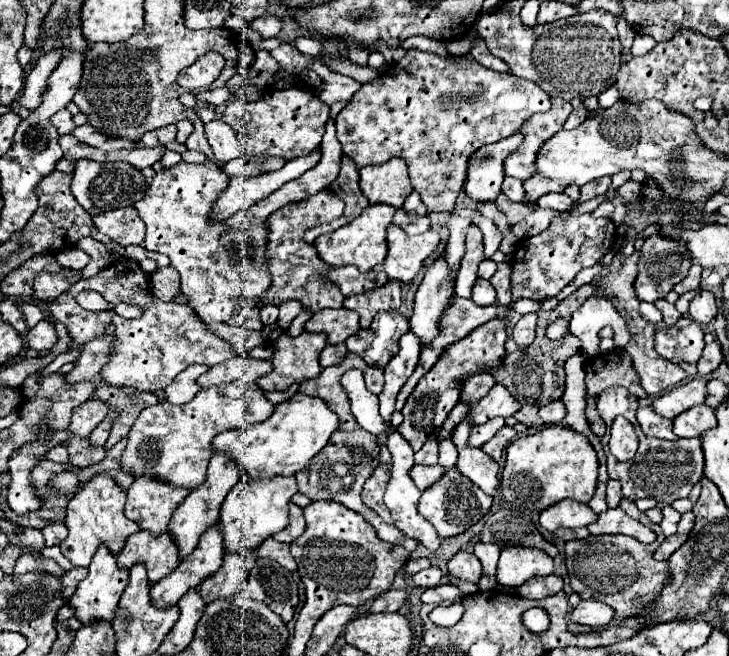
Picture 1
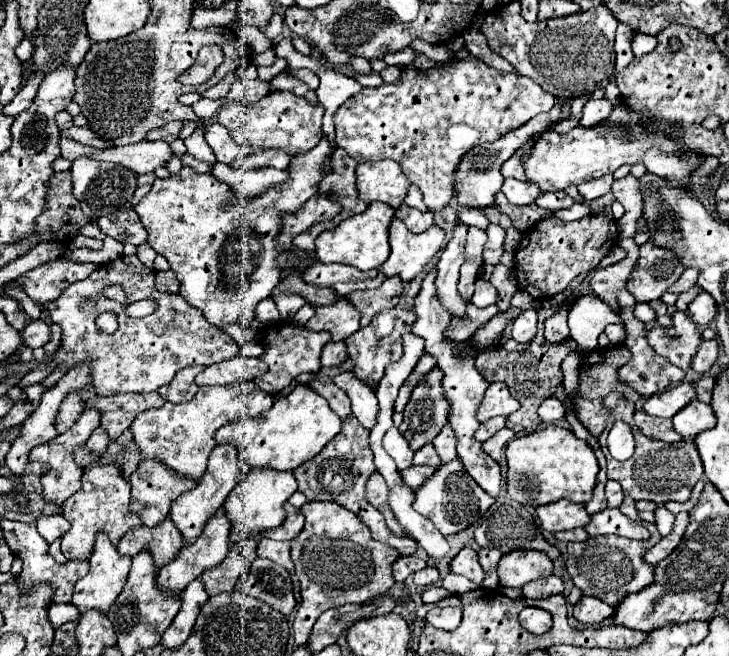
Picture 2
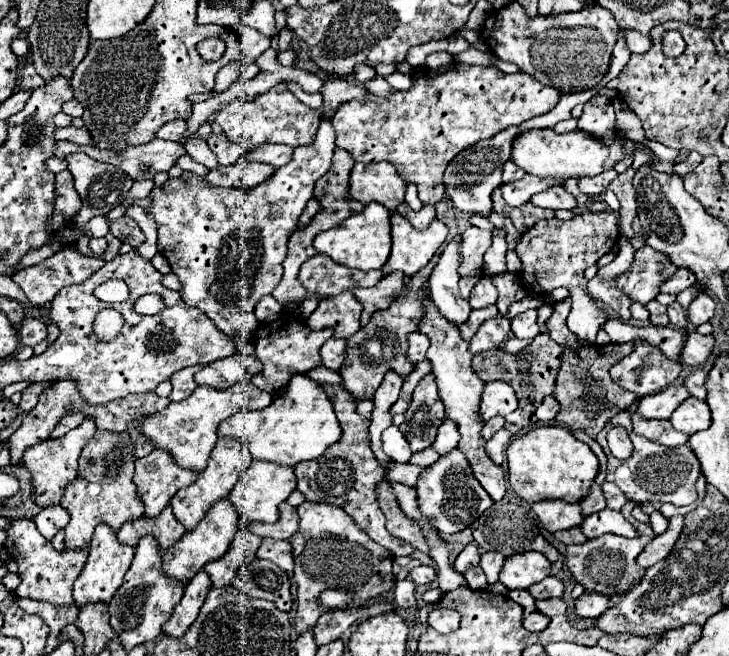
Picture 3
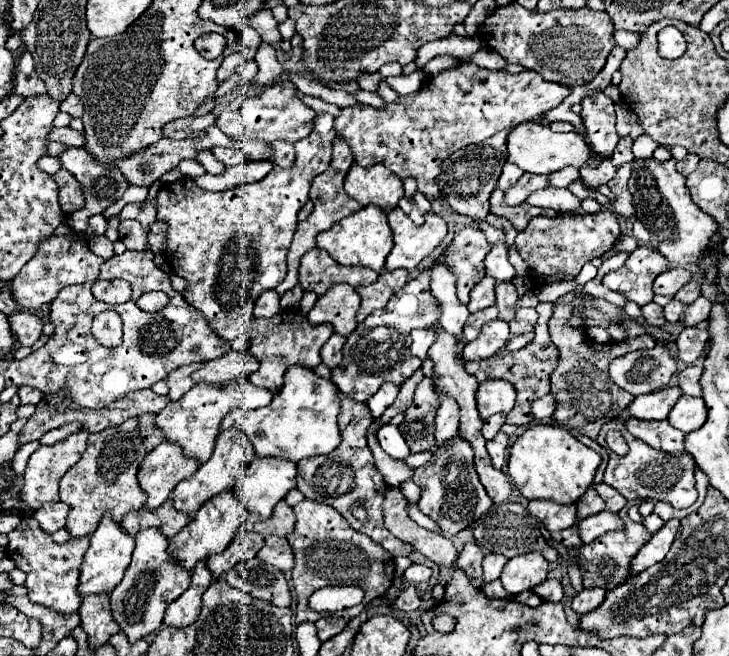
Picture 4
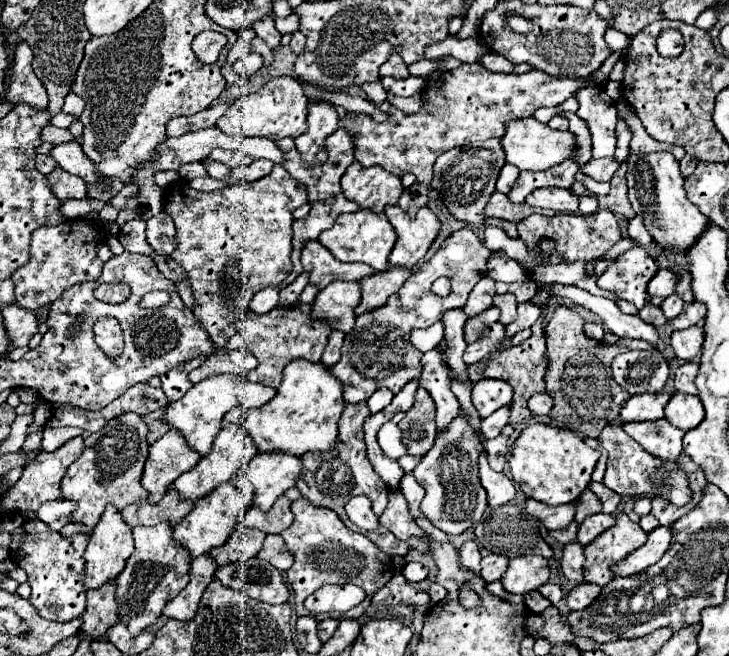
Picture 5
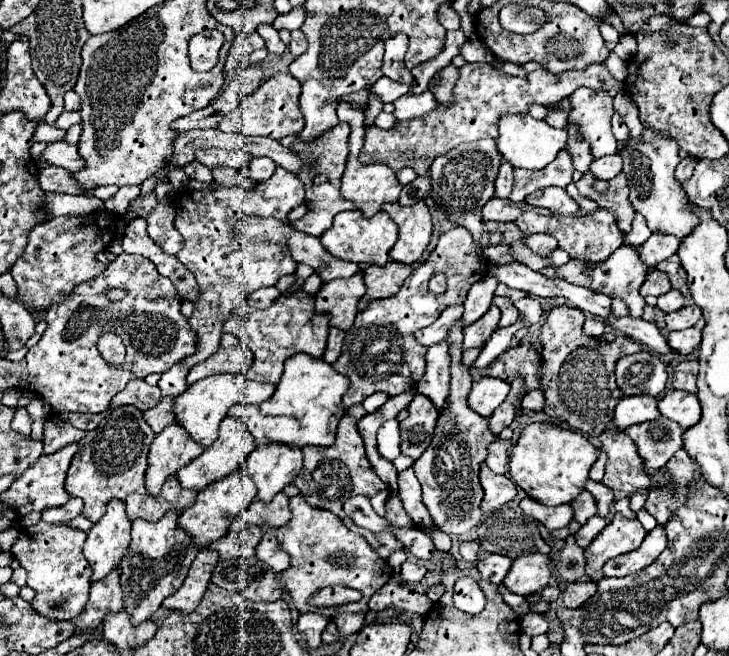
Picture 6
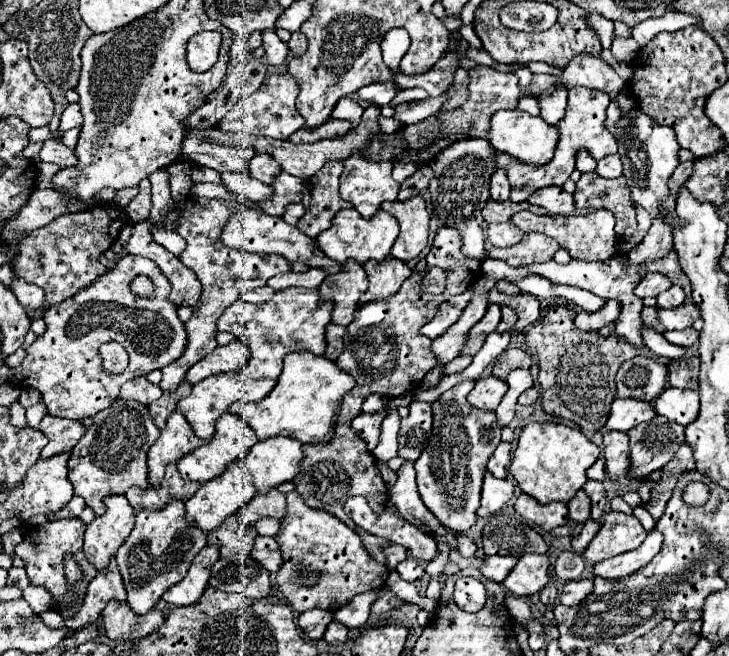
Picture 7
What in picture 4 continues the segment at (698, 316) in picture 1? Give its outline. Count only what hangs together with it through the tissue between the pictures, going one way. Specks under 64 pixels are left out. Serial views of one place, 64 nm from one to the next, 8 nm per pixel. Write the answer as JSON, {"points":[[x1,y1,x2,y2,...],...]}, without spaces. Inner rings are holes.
{"points":[[702,296,698,300,694,300,690,306,686,306,684,316,682,316,682,324,684,326,696,326,698,322,706,320,710,316,710,300,704,300]]}

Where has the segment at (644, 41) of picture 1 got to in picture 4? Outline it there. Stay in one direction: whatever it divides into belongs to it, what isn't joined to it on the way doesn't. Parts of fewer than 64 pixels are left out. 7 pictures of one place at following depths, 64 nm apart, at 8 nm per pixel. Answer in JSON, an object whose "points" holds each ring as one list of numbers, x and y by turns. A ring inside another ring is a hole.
{"points":[[616,30,614,32,614,42,616,42,616,46,630,50,632,46,638,44,638,34,632,34,632,32,626,32,626,30]]}

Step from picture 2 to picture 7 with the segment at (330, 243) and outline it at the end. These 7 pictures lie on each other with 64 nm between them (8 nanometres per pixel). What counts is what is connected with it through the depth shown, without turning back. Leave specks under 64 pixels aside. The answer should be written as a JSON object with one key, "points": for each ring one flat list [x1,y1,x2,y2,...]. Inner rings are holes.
{"points":[[354,208,340,210,332,218,332,226,326,228,316,236,316,246,332,260,344,262,348,258,354,258,356,262,364,264,366,260,384,260,390,256,390,248,394,246,394,240,398,236,398,224,396,218,388,216,388,212,380,210,370,220,364,220]]}

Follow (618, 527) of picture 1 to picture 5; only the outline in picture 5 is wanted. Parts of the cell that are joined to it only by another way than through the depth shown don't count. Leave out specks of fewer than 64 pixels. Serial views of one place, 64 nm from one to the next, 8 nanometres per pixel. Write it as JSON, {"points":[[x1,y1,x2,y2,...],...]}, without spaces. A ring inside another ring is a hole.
{"points":[[592,514,590,518,586,518,580,528,578,528,578,542,582,546,590,544,598,534,602,534,604,530,608,530,610,526,614,526,614,516,610,514]]}

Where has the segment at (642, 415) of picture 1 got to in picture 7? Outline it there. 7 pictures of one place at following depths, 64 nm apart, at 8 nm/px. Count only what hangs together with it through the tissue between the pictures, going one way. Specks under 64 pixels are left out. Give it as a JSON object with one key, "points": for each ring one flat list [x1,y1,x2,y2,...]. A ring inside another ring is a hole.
{"points":[[654,416,650,422,642,422,636,428,628,430,628,436,630,436,630,470,628,470,628,476,644,480,650,474,662,470,674,458,680,444,684,442,684,428,676,422,670,422,664,416]]}

